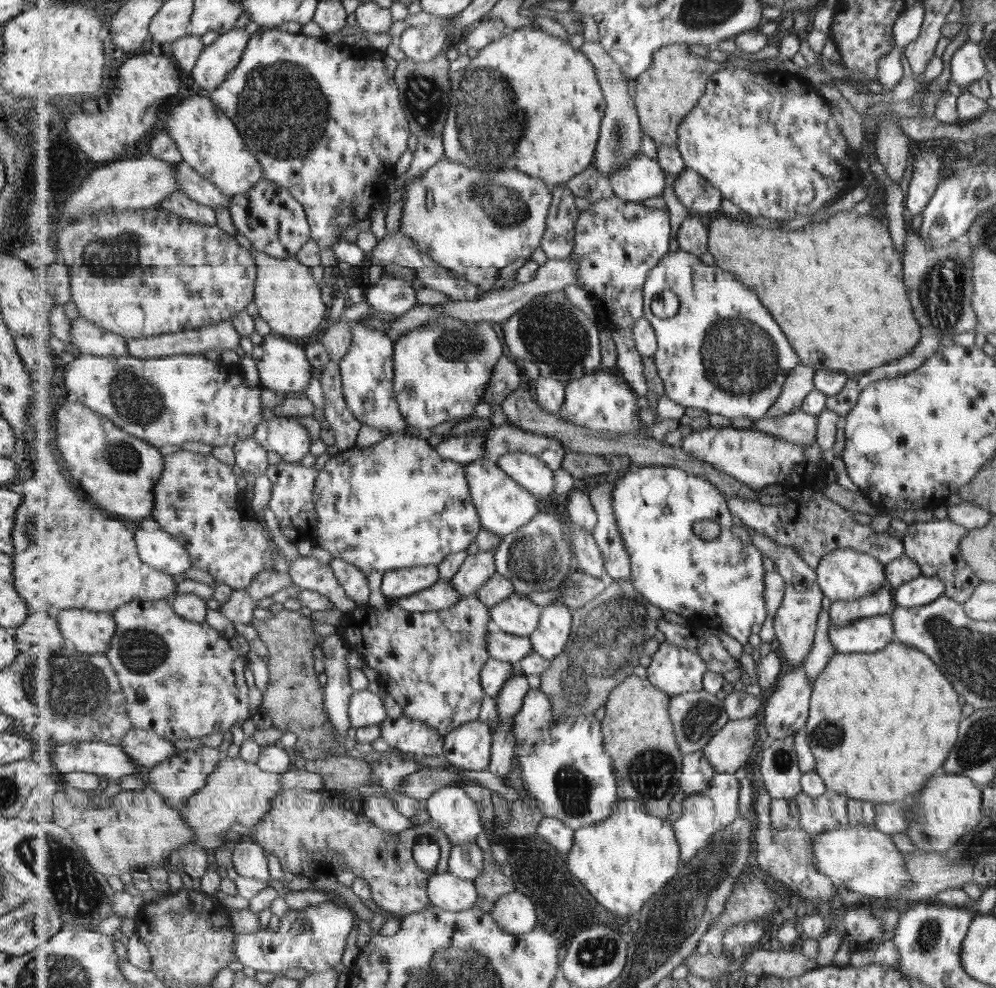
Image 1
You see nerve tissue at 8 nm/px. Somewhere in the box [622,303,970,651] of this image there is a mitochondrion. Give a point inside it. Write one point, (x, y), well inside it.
(740, 357)

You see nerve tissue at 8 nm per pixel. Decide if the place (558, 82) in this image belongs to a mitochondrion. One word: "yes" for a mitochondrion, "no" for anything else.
no

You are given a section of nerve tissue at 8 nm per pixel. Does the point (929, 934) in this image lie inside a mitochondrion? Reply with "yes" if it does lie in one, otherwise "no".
yes

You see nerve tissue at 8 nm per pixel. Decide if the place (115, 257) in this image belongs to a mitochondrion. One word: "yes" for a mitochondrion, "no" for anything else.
yes

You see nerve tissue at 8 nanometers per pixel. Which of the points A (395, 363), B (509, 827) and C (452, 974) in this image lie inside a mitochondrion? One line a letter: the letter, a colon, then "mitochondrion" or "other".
A: other
B: other
C: mitochondrion

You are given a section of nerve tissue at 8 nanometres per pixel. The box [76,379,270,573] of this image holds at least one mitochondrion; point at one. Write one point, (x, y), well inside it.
(122, 456)

